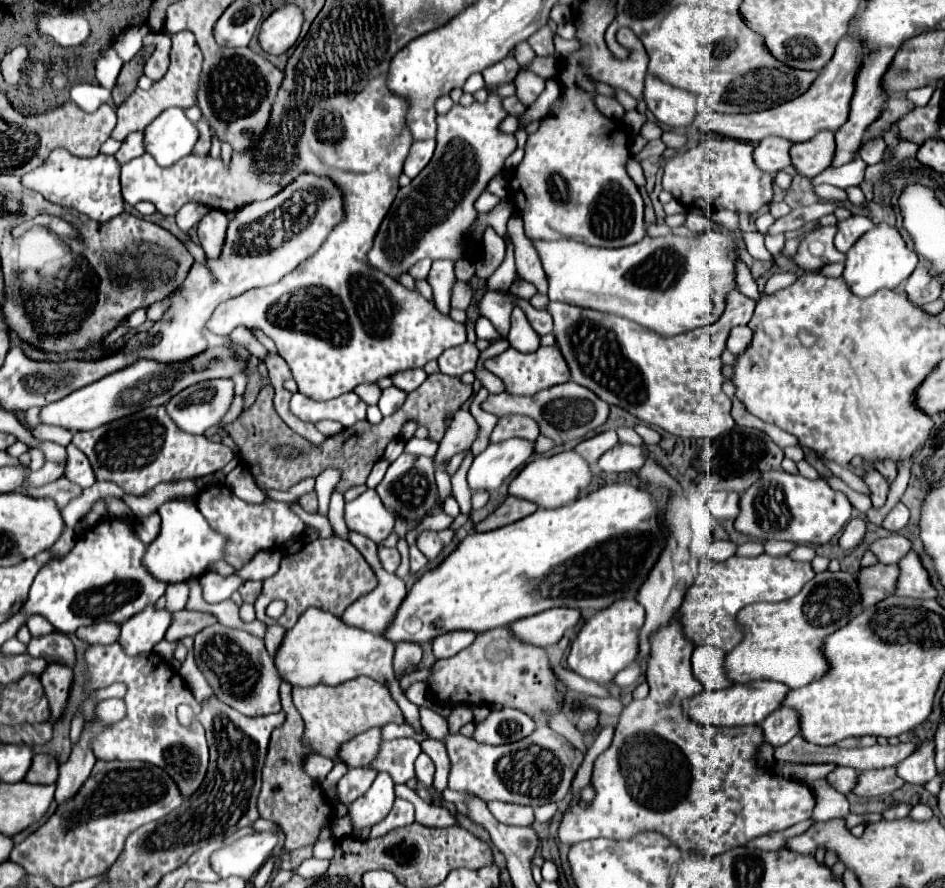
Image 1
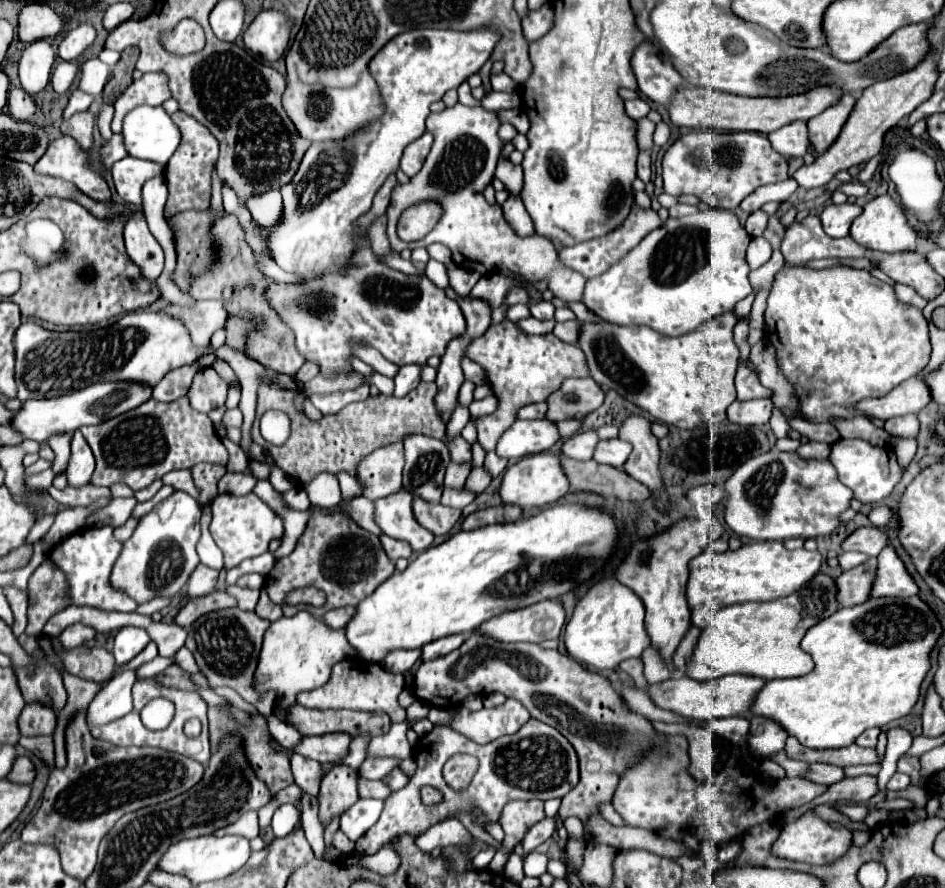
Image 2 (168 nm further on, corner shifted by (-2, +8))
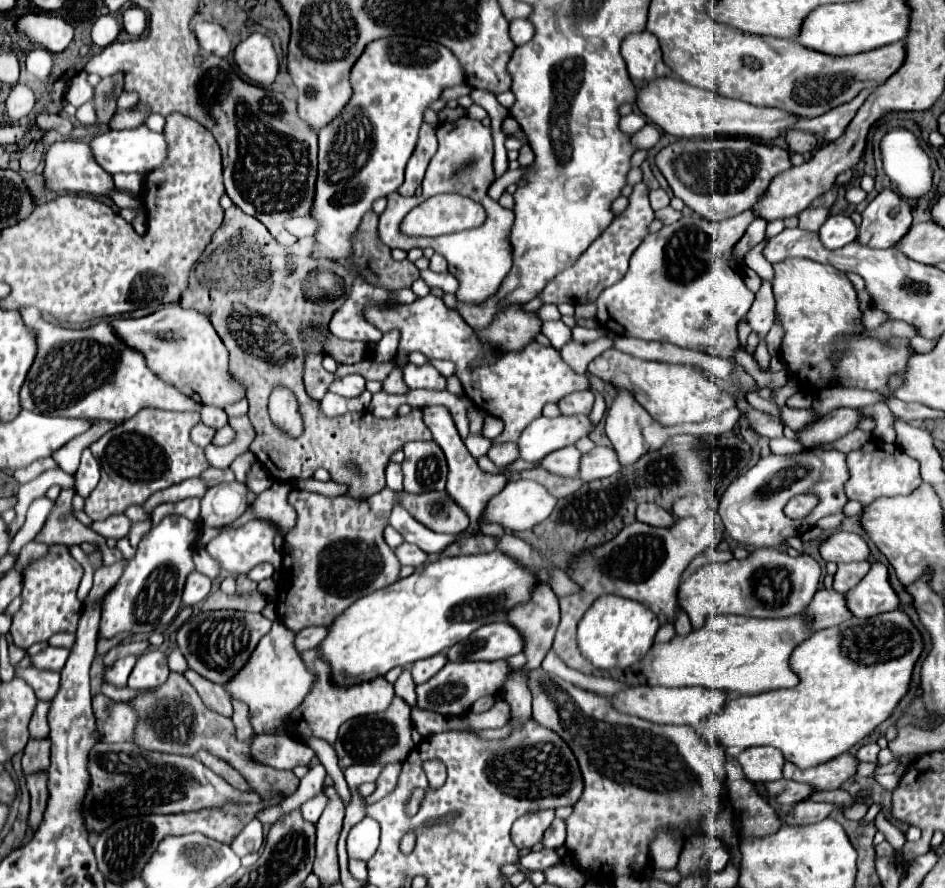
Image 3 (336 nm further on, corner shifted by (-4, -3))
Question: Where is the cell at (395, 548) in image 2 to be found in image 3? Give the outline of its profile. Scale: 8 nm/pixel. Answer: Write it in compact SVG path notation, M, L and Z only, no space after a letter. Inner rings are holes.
M409 542L401 544L399 548L395 548L395 554L397 554L397 558L399 558L401 564L413 566L413 568L423 566L427 562L427 558L429 558L421 548L417 548L415 544L409 544Z

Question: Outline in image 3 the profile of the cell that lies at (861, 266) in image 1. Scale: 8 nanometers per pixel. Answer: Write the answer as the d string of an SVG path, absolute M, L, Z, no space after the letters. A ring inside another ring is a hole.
M885 188L863 210L859 244L869 248L891 248L911 226L911 206L907 200Z

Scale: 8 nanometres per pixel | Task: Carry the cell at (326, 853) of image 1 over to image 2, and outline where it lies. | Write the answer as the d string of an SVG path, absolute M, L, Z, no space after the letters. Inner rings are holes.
M337 829L335 835L333 835L333 847L335 847L339 853L349 853L349 851L353 851L353 843L341 833L341 829Z

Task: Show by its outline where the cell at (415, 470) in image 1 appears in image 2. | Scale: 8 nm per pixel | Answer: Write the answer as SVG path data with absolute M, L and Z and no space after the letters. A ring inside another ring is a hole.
M411 435L405 439L403 487L423 501L439 501L443 491L443 475L451 461L449 449L439 439Z

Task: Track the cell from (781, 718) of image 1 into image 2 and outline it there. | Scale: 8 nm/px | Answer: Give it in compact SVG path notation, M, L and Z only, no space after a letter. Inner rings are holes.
M751 717L749 745L757 755L767 757L775 751L781 751L785 747L785 739L787 739L787 731L783 731L779 723L767 717Z

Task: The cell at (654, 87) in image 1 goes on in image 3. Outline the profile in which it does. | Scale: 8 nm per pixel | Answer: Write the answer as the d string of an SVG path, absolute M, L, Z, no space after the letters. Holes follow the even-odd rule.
M647 30L629 34L625 38L621 44L621 56L627 64L629 76L635 82L671 74L661 58L661 48L659 48L657 38Z

